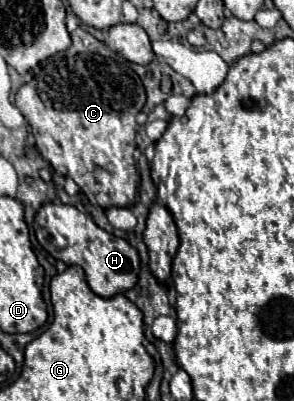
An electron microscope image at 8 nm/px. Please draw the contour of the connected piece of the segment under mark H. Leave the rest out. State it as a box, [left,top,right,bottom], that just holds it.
[33,203,139,299]

